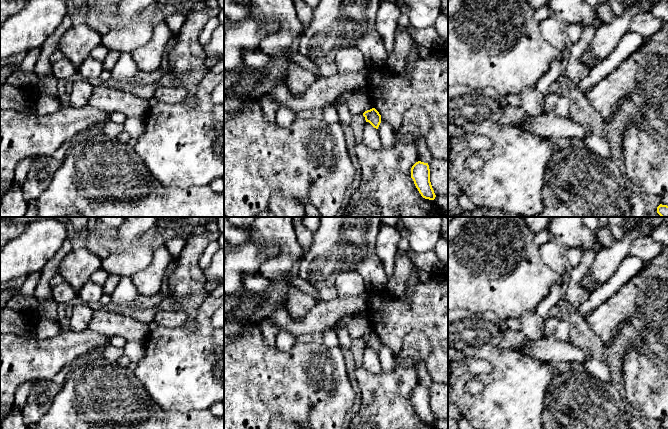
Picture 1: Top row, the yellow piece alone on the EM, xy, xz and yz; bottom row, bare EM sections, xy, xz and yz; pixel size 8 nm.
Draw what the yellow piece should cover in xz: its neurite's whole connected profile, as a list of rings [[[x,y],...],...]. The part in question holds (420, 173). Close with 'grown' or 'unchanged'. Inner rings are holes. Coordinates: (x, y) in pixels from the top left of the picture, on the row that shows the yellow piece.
[[[416,162],[411,168],[411,178],[421,196],[425,199],[434,200],[436,195],[430,182],[430,169],[428,163]]]; unchanged

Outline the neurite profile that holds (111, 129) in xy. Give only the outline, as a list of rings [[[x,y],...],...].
[[[108,120],[101,125],[100,130],[108,137],[117,137],[124,131],[124,124]]]

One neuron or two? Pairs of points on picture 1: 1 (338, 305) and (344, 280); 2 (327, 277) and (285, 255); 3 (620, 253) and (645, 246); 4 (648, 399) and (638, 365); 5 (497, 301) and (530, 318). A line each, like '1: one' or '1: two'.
1: two
2: two
3: two
4: one
5: two

